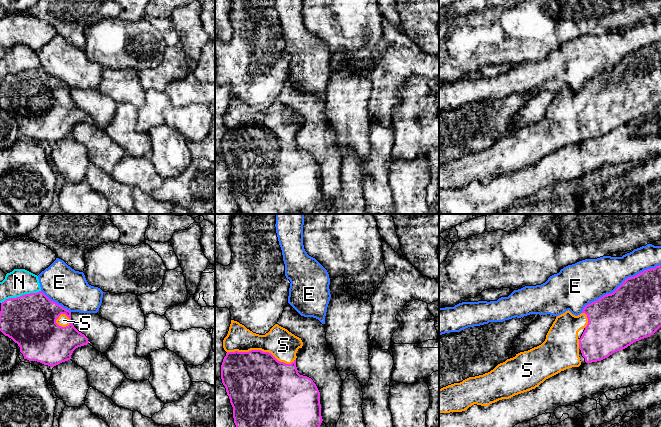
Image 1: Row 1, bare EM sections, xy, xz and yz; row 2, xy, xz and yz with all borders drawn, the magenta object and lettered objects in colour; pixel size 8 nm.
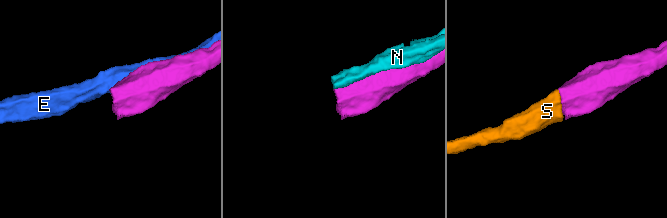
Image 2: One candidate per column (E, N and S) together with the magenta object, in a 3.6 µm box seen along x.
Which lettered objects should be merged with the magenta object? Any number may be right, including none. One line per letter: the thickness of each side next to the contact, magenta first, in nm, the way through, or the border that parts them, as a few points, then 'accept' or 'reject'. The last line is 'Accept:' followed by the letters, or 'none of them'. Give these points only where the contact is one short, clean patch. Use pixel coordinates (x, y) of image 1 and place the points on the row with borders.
E: 460/340 nm | reject
N: 420/220 nm | reject
S: 480/240 nm | accept
Accept: S

